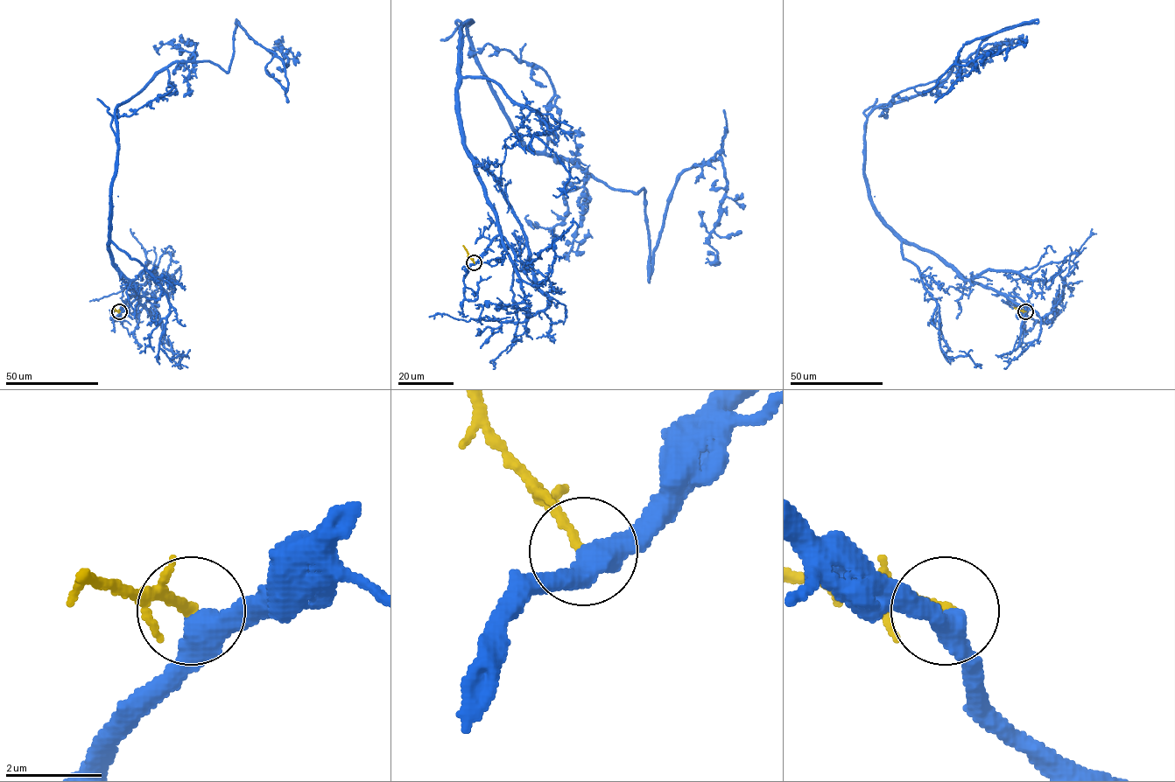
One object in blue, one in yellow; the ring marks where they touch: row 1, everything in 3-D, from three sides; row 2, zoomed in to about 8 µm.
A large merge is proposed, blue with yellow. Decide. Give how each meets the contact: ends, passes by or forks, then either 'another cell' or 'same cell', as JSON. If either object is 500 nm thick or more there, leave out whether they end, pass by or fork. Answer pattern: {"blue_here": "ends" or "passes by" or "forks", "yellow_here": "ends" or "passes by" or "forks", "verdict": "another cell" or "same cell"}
{"blue_here": "passes by", "yellow_here": "ends", "verdict": "another cell"}

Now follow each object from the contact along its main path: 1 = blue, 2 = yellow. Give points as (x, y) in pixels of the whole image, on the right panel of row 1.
1: (1025, 311), (886, 223), (864, 143), (875, 108), (1029, 23), (967, 42), (958, 65), (1027, 36)
2: (1025, 311), (1014, 307)

